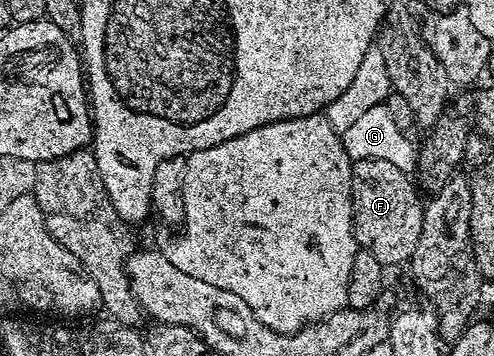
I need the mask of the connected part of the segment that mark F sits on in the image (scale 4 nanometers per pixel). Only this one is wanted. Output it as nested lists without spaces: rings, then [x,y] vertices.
[[[354,160],[351,165],[351,225],[355,229],[356,244],[373,253],[379,263],[406,264],[417,245],[417,237],[421,237],[425,203],[422,198],[419,200],[418,194],[412,176],[391,161]]]

